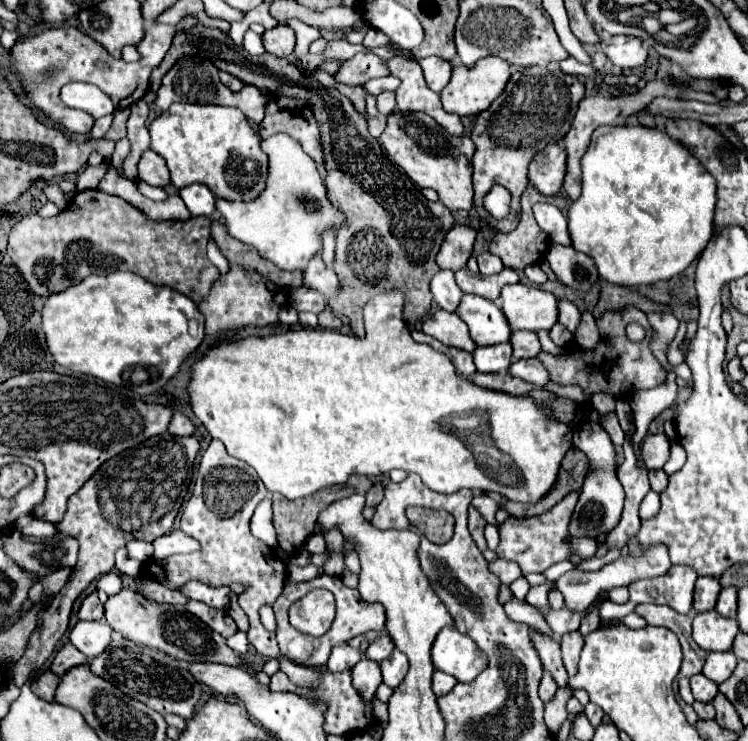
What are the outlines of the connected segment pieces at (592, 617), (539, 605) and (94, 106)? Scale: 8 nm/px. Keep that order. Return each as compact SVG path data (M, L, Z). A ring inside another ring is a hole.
M607 595L605 596L605 598L603 600L598 600L595 603L595 606L594 606L592 612L590 612L588 615L586 615L581 620L581 624L580 624L578 631L582 634L582 636L585 637L590 632L599 628L601 619L599 617L598 610L599 610L600 604L602 604L602 602L604 602L606 600L608 600Z
M552 582L544 584L544 586L536 586L536 588L530 588L526 600L528 604L532 604L536 610L540 610L544 616L550 612L550 602L548 602L548 590L550 590Z
M82 82L66 84L62 88L62 102L66 106L88 112L92 118L102 118L114 112L112 100L94 84L82 84Z

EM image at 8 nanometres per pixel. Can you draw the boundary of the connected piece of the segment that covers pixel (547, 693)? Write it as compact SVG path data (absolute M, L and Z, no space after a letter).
M544 674L542 680L540 680L540 698L542 698L544 702L550 702L550 700L554 698L556 690L558 690L558 684L552 680L550 674Z

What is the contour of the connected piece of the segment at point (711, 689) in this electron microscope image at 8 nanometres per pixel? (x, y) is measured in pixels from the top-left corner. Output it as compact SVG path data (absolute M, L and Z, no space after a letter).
M696 674L690 678L690 688L696 700L700 702L710 702L718 694L718 684L708 680L704 674Z

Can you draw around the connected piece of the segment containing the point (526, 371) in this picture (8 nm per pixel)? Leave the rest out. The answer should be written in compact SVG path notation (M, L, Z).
M530 358L530 360L518 360L518 362L510 364L508 374L520 376L522 380L528 380L530 384L536 384L536 386L540 386L540 388L548 382L548 372L546 372L546 368L544 368L538 360L534 360L534 358Z

